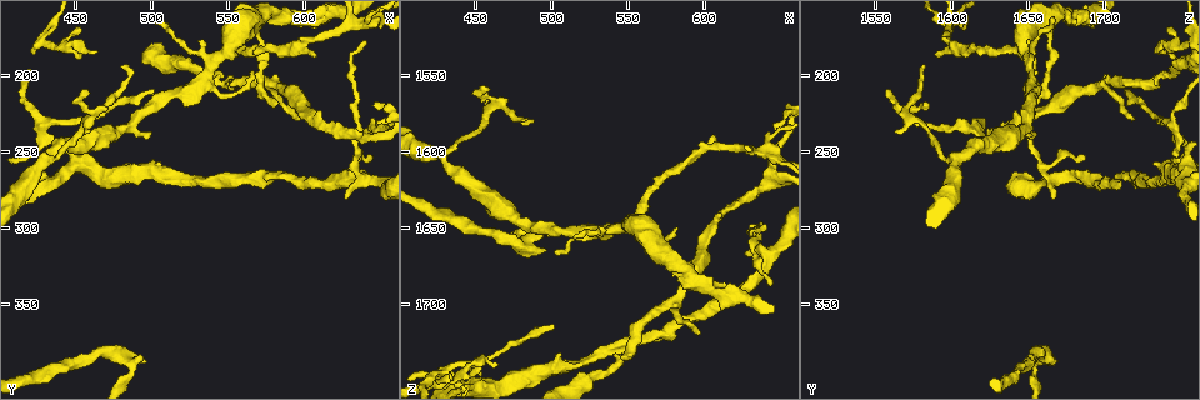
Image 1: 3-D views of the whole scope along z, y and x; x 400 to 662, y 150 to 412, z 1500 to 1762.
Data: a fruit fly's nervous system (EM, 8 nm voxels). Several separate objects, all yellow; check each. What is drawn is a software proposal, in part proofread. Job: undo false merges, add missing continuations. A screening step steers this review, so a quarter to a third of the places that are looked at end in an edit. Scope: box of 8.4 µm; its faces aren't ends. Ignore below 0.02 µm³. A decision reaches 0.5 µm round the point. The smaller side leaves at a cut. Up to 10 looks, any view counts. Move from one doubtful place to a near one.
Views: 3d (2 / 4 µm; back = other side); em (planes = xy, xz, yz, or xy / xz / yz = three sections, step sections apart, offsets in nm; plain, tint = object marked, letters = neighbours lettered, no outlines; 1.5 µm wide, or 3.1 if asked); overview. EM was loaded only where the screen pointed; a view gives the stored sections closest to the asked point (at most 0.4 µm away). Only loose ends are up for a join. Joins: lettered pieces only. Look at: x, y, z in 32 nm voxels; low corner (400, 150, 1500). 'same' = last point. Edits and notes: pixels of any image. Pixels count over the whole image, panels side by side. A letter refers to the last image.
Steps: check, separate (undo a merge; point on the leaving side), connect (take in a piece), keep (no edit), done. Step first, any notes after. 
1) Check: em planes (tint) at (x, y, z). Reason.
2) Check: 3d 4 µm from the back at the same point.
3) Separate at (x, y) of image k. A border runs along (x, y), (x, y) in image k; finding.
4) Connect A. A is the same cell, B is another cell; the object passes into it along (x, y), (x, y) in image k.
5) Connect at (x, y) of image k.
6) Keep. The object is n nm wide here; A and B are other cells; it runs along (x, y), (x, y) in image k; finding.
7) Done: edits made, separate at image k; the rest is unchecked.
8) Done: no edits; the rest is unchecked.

Check: em planes (letters) at (482, 192, 1580). Branch stops here.

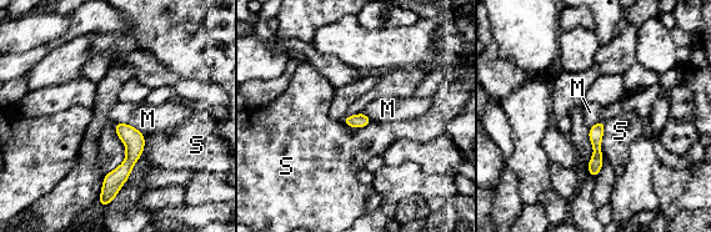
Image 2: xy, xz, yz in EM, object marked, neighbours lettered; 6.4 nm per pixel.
Keep. M and S are other cells; no lettered piece goes on from it.

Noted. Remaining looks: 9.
Check: em yz step 8 (letters) at (570, 178, 1666). Calibre changes.

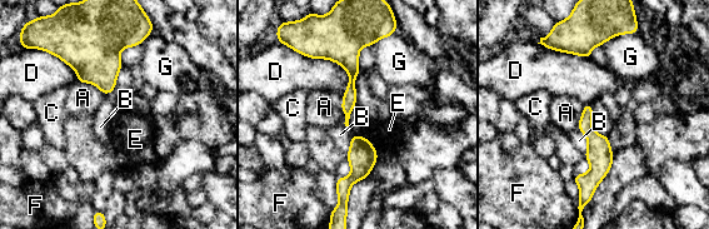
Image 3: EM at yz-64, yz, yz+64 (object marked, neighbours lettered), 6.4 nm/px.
Check: em planes (letters) at the same point.

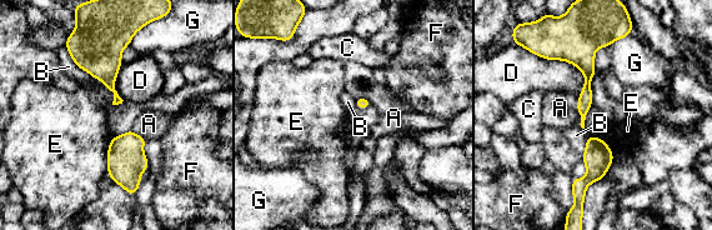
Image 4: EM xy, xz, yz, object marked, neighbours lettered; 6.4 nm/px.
Keep. A, B, C, D, E, F and G are other cells; a border runs along (65, 45), (70, 58), (94, 78) in image 4; all the same neuron.

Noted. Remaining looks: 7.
Check: em xz step 4 (letters) at (596, 228, 1720). Tapers out.

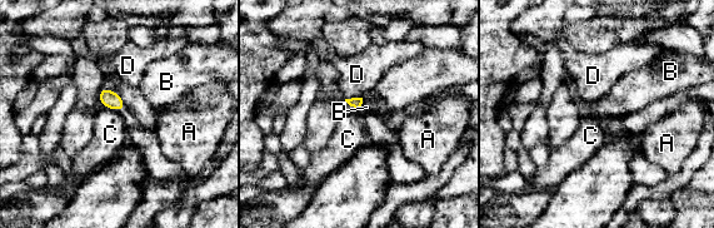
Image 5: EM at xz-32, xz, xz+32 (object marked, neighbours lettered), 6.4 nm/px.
Check: em planes (letters) at the same point.

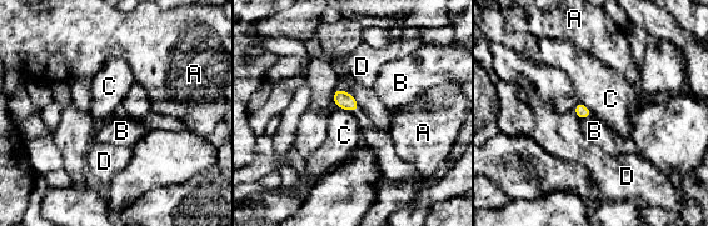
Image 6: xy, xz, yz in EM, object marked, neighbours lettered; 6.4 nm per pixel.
Keep. A, B, C and D are other cells; a border runs along (579, 101), (592, 115) in image 6; none of them fits.

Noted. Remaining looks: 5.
Check: 3d 2 µm at (500, 208, 1714).

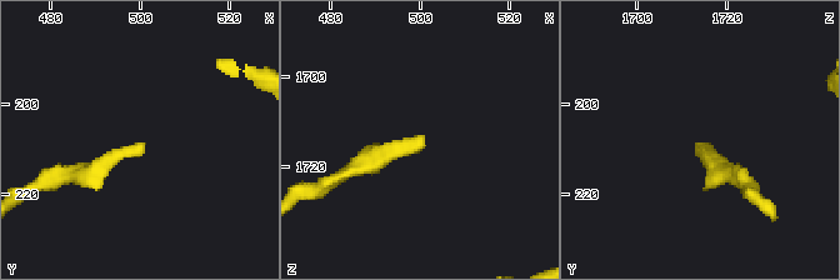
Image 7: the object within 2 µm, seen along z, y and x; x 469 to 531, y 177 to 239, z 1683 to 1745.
Check: em yz step 8 (letters) at (501, 210, 1714).

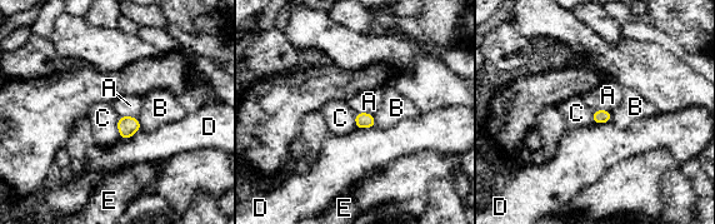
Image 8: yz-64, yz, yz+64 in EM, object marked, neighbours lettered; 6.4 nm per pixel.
Check: em planes (letters) at the same point.

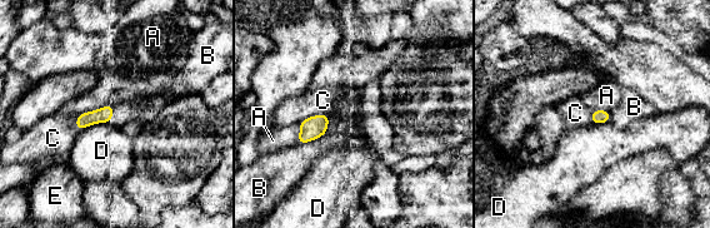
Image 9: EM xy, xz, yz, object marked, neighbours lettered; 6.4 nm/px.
Keep. The object is 100 nm wide here; A, B, C, D and E are other cells; a border runs along (328, 114), (310, 115), (299, 123) in image 9; no lettered piece goes on from it.

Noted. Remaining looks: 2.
Done: no edits; the rest is unchecked.

